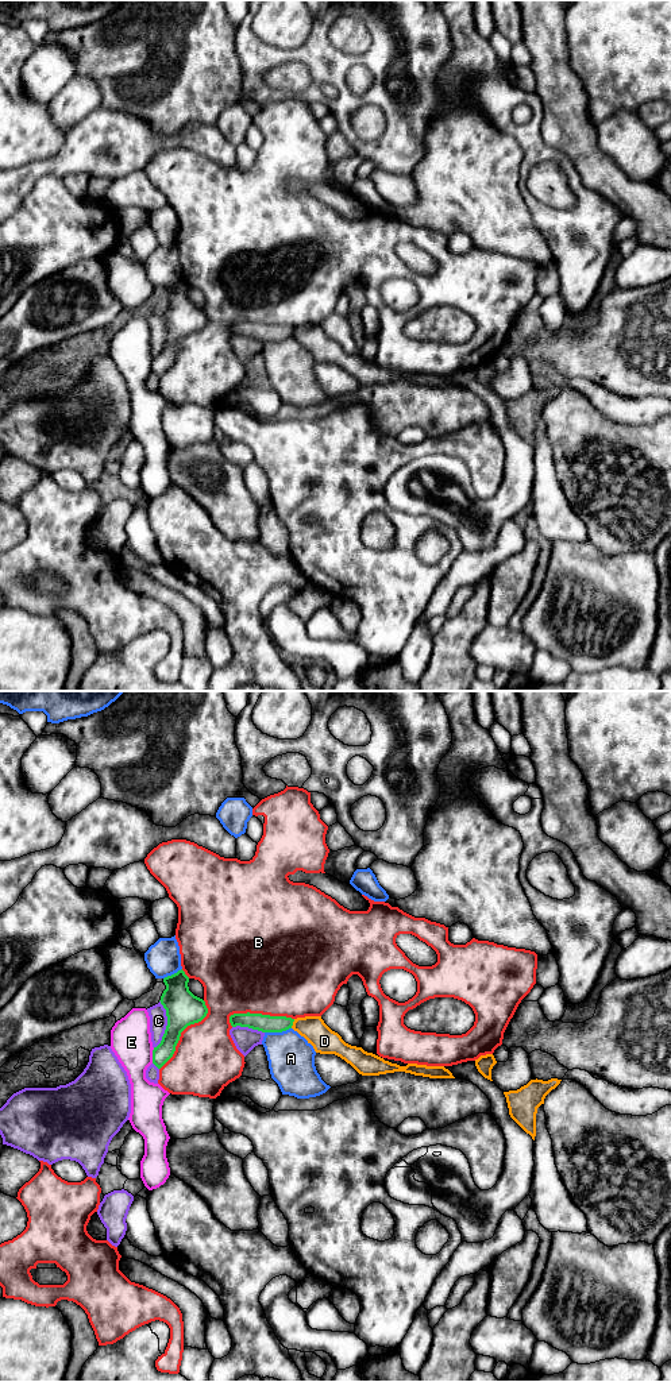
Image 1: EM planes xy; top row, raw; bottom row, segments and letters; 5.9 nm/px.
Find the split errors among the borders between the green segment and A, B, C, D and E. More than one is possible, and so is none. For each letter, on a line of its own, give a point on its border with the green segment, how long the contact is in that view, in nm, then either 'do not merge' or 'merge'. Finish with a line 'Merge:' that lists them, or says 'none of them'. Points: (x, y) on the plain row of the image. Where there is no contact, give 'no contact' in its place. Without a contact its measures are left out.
A: meets green in xy at (277, 340); contact 160 nm long; do not merge
B: meets green in xy at (182, 339); contact 500 nm long; do not merge
C: meets green in xy at (168, 334); contact 280 nm long; do not merge
D: meets green in xy at (292, 332); contact 60 nm long; do not merge
E: meets green in xy at (153, 365); contact 100 nm long; do not merge
Merge: none of them

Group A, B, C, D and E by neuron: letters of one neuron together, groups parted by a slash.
A / B / C / D / E

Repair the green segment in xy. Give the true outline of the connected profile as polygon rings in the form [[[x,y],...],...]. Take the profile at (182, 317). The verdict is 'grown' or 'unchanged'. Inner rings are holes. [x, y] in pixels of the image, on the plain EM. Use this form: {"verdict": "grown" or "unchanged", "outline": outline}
{"verdict": "unchanged", "outline": [[[182,278],[165,286],[163,292],[166,298],[159,310],[166,319],[167,335],[161,352],[153,359],[153,372],[158,378],[173,366],[181,341],[208,323],[205,310],[189,300],[189,286]]]}

